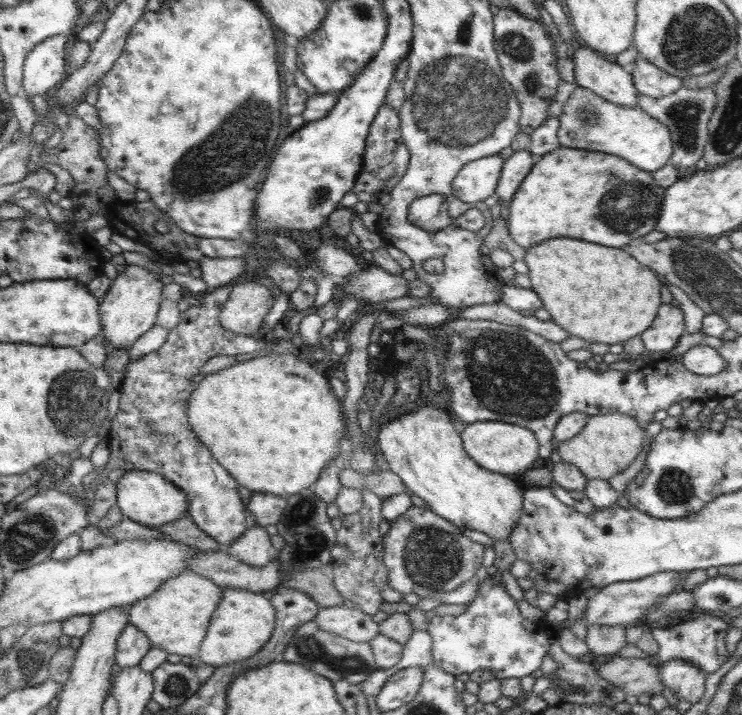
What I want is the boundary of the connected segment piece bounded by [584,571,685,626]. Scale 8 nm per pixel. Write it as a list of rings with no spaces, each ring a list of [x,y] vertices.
[[[674,571],[657,572],[652,577],[644,578],[638,581],[614,582],[608,586],[602,587],[594,597],[587,599],[584,618],[587,624],[606,624],[608,626],[622,626],[628,622],[639,622],[640,618],[646,614],[646,610],[658,600],[660,596],[670,595],[670,592],[678,590],[676,586],[683,584],[685,578],[681,573]]]

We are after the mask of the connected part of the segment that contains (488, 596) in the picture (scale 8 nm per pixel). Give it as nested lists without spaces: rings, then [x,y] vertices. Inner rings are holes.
[[[487,577],[478,583],[476,597],[467,605],[466,611],[458,615],[434,616],[430,614],[428,624],[424,628],[433,640],[432,659],[434,665],[450,674],[470,674],[476,670],[488,670],[494,679],[522,678],[530,676],[540,668],[544,656],[549,654],[554,635],[554,627],[544,618],[538,622],[524,618],[516,605],[516,600],[506,591],[505,584]]]

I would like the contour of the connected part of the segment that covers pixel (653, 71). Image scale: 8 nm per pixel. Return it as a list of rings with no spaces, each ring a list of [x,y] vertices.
[[[637,58],[636,68],[631,75],[638,92],[652,98],[674,94],[676,90],[683,87],[681,78],[668,74],[656,65],[640,58]]]

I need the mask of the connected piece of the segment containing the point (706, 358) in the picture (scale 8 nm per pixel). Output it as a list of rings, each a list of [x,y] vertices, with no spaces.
[[[712,346],[690,348],[681,358],[682,364],[694,374],[712,376],[726,367],[724,358]]]

